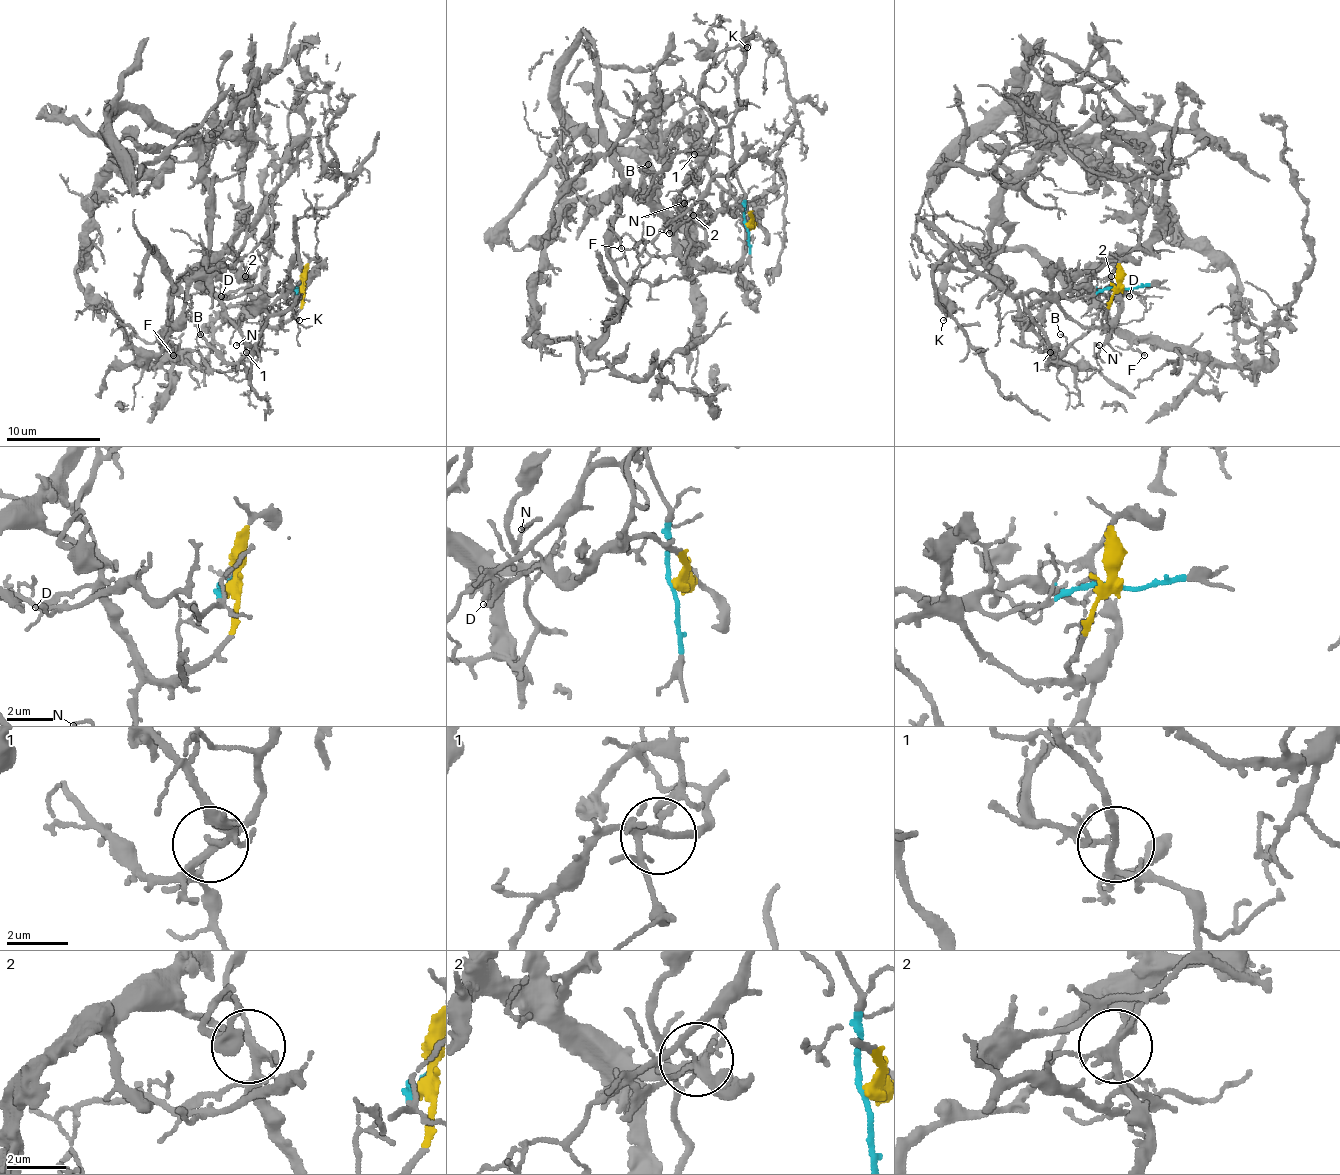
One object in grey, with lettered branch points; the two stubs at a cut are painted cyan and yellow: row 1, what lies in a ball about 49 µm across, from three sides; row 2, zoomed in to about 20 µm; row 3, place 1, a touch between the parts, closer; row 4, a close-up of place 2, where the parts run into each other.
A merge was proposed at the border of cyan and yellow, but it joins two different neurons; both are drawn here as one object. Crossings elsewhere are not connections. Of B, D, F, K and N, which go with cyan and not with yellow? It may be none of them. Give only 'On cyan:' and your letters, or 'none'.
On cyan: B, K

